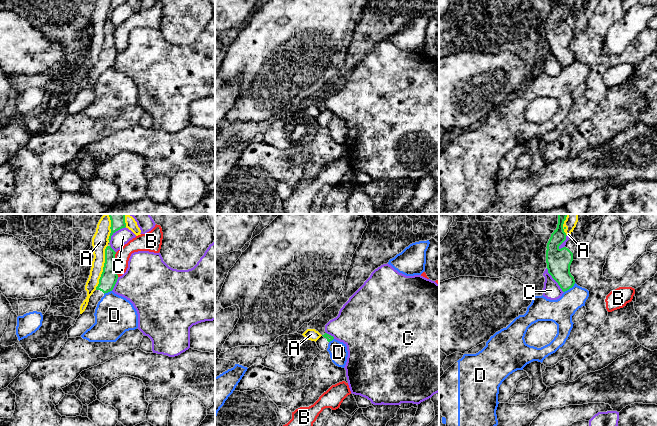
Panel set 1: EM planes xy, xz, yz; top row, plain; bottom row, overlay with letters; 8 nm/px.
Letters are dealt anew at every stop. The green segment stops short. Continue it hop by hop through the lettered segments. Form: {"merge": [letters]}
{"merge": []}

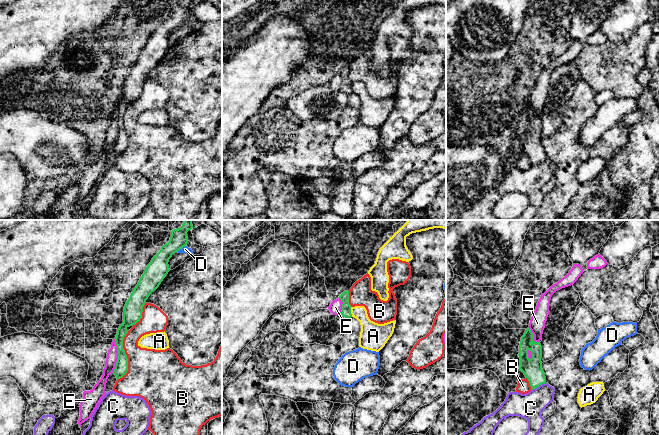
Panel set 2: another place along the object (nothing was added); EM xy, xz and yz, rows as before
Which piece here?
{"merge": []}

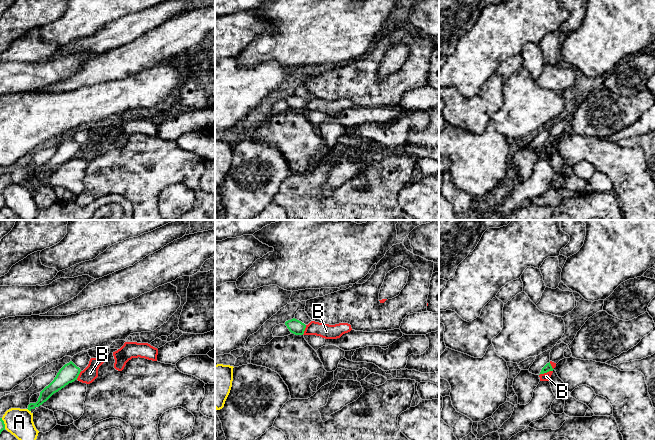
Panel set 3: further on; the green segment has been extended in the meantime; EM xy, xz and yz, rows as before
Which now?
{"merge": ["B"]}

